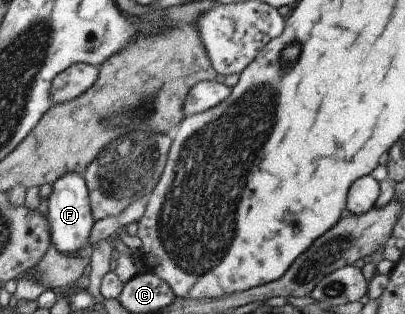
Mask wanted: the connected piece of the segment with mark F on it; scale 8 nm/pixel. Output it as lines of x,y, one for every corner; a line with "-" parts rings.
65,172
48,186
47,215
48,236
59,253
73,253
87,246
87,236
94,221
90,212
88,191
81,174

